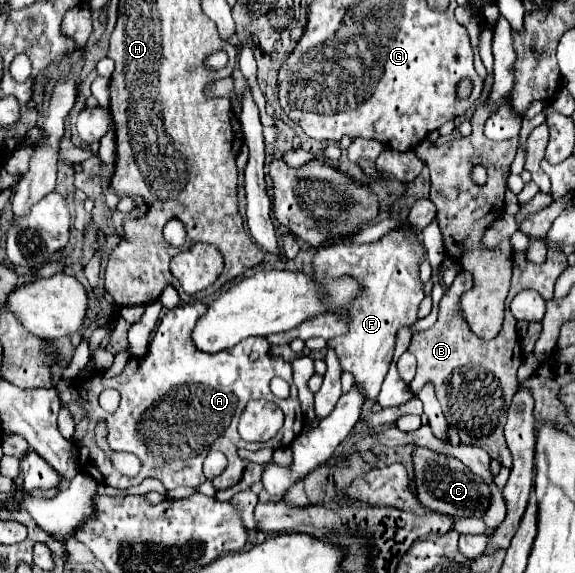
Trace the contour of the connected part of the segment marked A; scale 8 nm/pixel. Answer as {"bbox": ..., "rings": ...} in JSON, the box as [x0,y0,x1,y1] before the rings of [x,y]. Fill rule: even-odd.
{"bbox":[63,302,305,490],"rings":[[[193,302],[193,304],[185,304],[169,310],[161,318],[161,324],[157,326],[157,334],[153,342],[149,342],[149,352],[143,358],[129,358],[129,362],[125,364],[125,370],[115,378],[95,378],[95,376],[87,378],[87,382],[81,382],[77,386],[81,394],[79,404],[73,404],[73,406],[63,404],[75,414],[75,422],[79,422],[79,418],[83,416],[83,406],[85,406],[85,412],[89,414],[89,434],[77,442],[79,466],[83,472],[93,476],[99,484],[103,482],[113,488],[129,488],[129,486],[141,484],[145,478],[157,478],[165,484],[167,490],[173,490],[179,486],[199,486],[207,480],[203,472],[203,462],[209,450],[221,450],[227,456],[229,464],[223,470],[223,474],[213,478],[213,486],[215,490],[225,490],[239,482],[241,472],[247,466],[247,462],[241,462],[241,458],[237,456],[239,448],[247,448],[247,450],[285,448],[303,430],[305,418],[293,384],[291,364],[285,362],[281,356],[271,356],[265,338],[247,338],[239,342],[239,346],[231,350],[215,352],[215,354],[207,354],[199,350],[193,344],[191,332],[197,320],[205,312],[207,312],[205,302]],[[275,376],[281,376],[291,384],[291,396],[287,400],[279,400],[277,396],[271,394],[269,382]],[[105,388],[115,388],[121,394],[121,404],[115,414],[105,412],[99,406],[99,394]],[[251,390],[255,392],[255,396],[263,394],[267,400],[275,402],[285,414],[283,428],[277,432],[275,438],[267,442],[247,444],[237,434],[241,408],[245,408],[247,402],[253,400]],[[149,402],[151,402],[151,422],[149,422]],[[87,408],[95,408],[95,410],[87,410]],[[99,422],[107,424],[107,444],[111,450],[133,452],[141,458],[143,468],[139,476],[127,478],[111,466],[109,458],[95,442],[95,426]]]}

